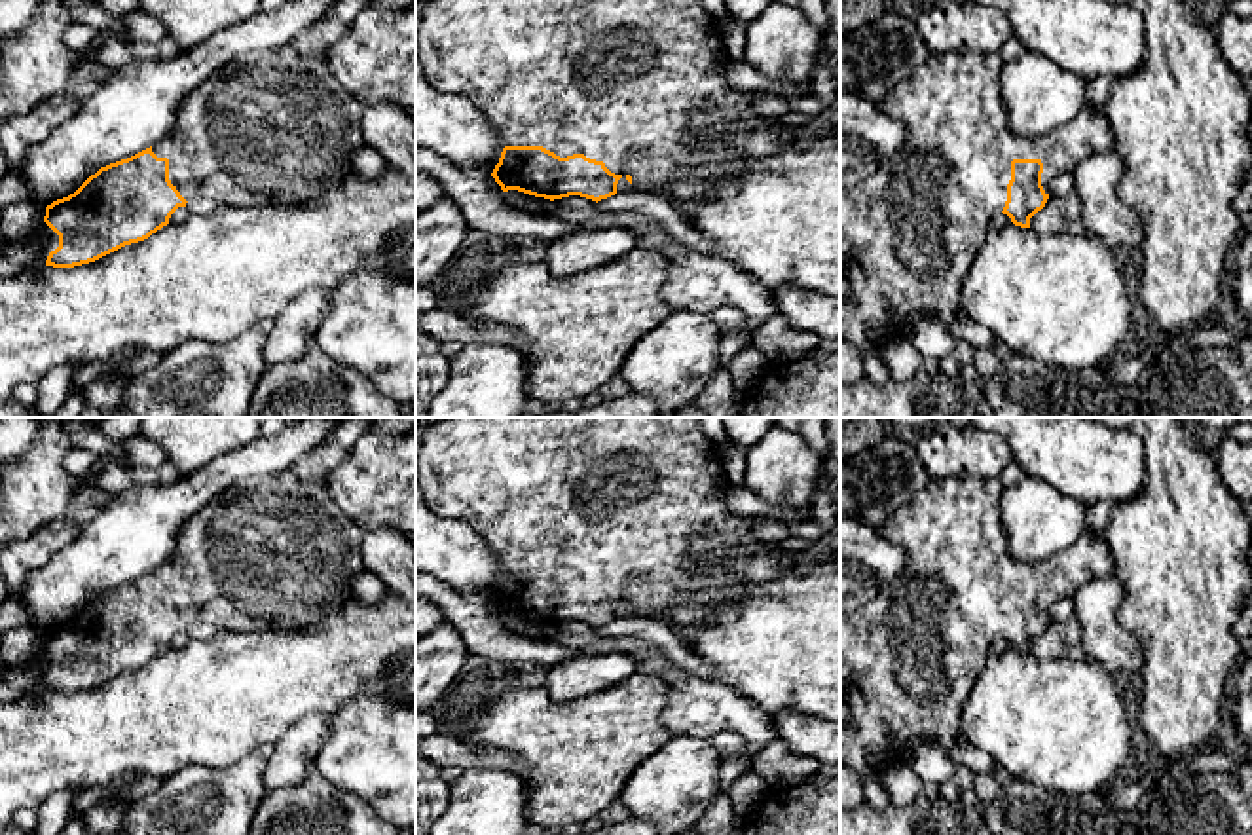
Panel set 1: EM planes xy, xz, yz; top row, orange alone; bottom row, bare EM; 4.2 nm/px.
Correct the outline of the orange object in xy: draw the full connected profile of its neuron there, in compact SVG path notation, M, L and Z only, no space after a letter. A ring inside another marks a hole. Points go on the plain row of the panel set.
M324 440L285 471L239 482L211 499L176 535L175 552L154 571L91 600L74 619L46 632L44 647L27 660L6 666L0 681L25 693L74 693L95 687L125 670L148 664L169 649L178 632L197 621L218 630L262 632L298 628L336 615L353 598L353 581L366 569L362 529L334 503L326 478L349 455Z

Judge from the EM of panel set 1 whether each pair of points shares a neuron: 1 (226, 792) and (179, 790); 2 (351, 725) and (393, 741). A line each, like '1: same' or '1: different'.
1: same
2: same

